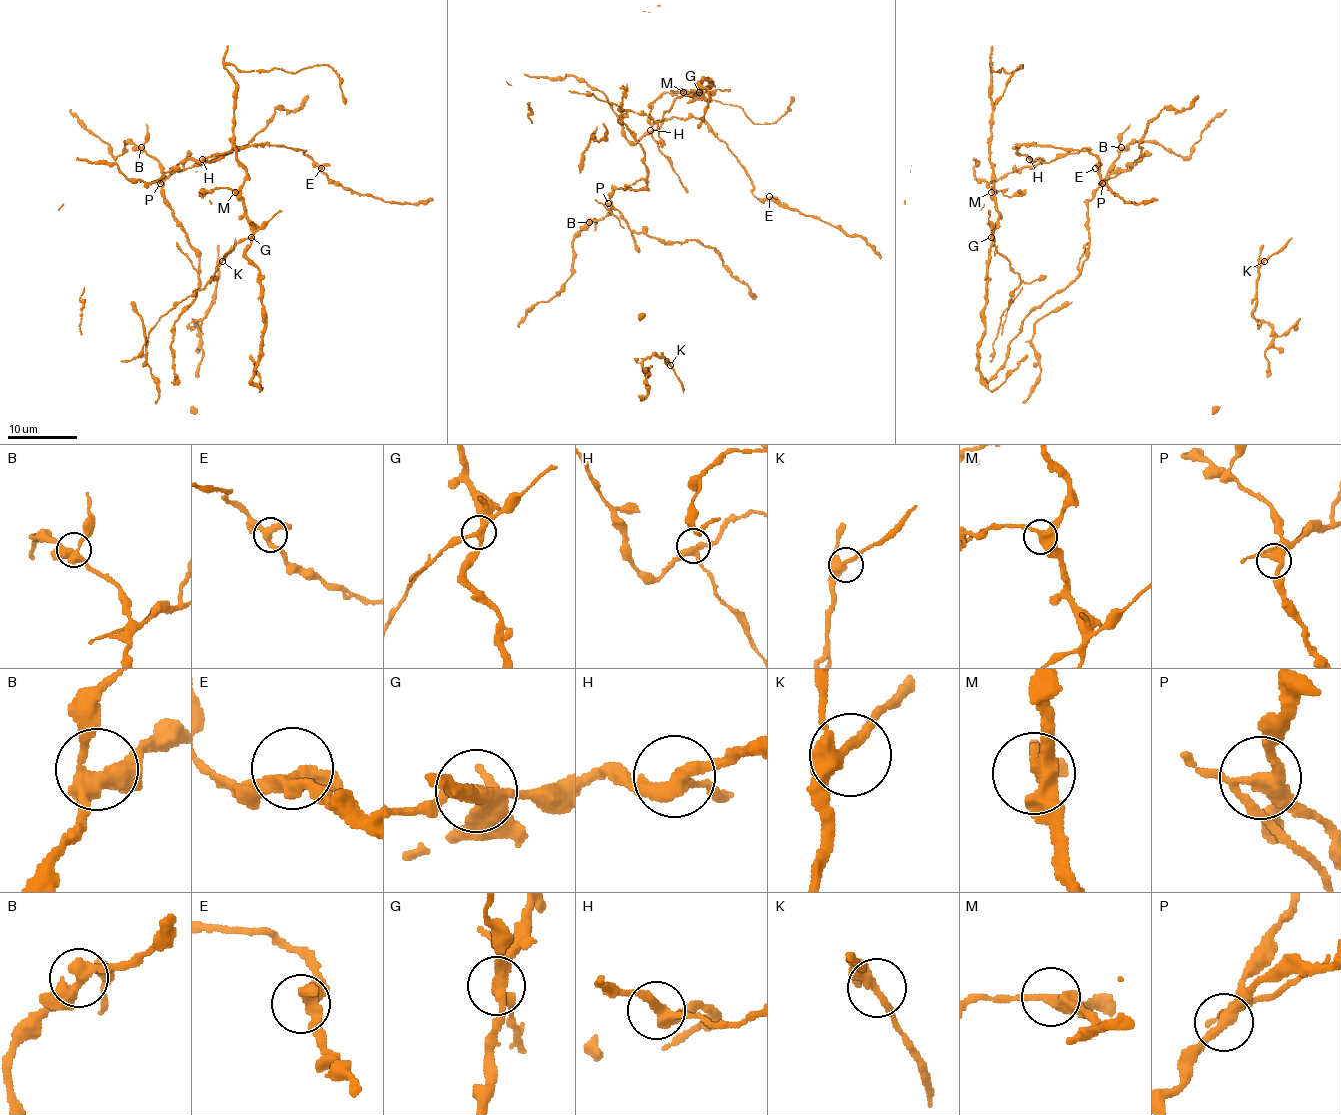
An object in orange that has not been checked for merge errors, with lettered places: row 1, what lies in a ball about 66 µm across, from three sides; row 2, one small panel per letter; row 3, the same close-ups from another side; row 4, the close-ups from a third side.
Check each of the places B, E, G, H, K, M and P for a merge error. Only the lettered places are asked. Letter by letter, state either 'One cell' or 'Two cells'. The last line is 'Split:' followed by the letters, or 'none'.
B: One cell
E: One cell
G: Two cells
H: One cell
K: One cell
M: One cell
P: One cell
Split: G

